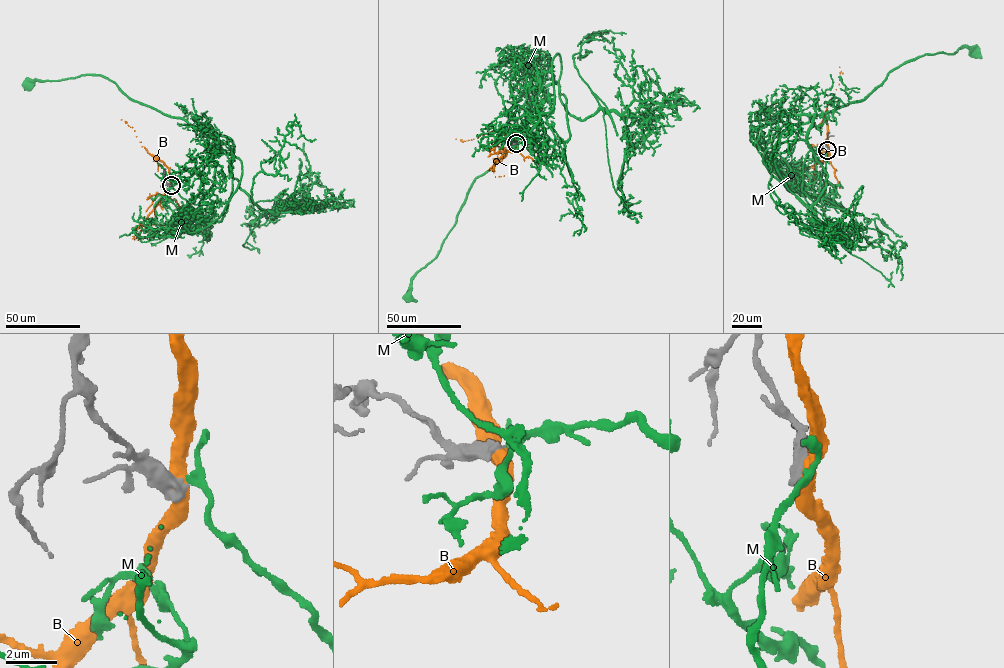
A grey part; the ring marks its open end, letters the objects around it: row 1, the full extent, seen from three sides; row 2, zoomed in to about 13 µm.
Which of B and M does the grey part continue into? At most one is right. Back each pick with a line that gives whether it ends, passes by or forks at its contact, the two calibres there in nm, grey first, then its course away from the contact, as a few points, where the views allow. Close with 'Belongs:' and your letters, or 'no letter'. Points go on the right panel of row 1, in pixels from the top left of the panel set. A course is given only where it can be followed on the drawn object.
M: it passes by | 550/240 nm | via (828, 150), (836, 192), (819, 205), (802, 190), (814, 114), (862, 100), (926, 54), (975, 51)
Belongs: M

